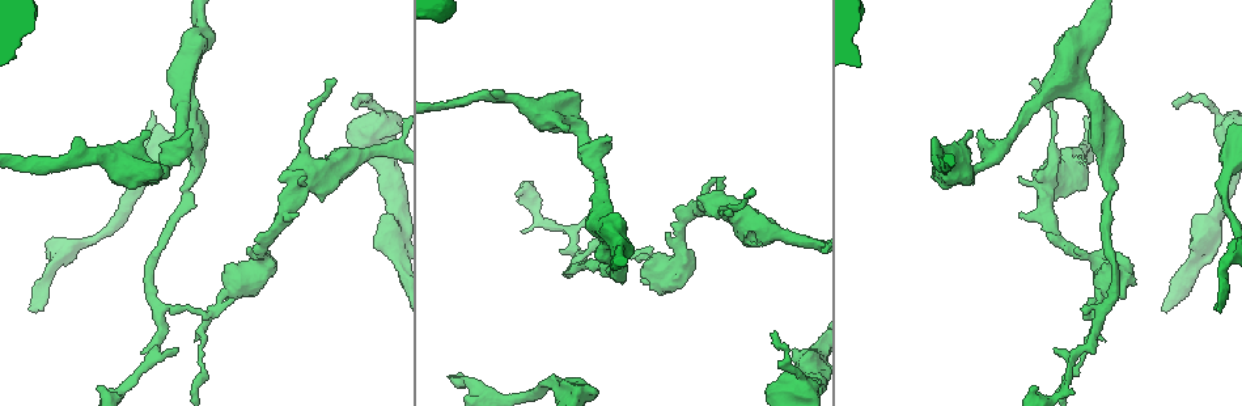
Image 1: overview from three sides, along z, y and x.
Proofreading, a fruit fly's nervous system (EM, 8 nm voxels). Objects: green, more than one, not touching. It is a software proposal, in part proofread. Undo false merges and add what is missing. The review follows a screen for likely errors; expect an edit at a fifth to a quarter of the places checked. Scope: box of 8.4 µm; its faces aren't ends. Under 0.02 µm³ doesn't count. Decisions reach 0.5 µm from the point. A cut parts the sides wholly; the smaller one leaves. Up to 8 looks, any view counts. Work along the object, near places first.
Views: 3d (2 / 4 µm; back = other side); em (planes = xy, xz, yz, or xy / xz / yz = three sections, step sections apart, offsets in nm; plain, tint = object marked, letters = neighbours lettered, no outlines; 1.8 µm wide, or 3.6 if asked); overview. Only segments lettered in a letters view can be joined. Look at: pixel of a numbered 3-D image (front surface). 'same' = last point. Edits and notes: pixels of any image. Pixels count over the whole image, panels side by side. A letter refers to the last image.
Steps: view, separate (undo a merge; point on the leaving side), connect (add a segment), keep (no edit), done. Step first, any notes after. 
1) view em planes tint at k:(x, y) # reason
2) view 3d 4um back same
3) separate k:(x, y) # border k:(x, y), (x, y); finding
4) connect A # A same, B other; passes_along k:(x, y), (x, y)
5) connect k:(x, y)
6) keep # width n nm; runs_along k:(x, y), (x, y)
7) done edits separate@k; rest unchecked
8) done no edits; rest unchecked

view 3d 2um at 1:(1216, 311)

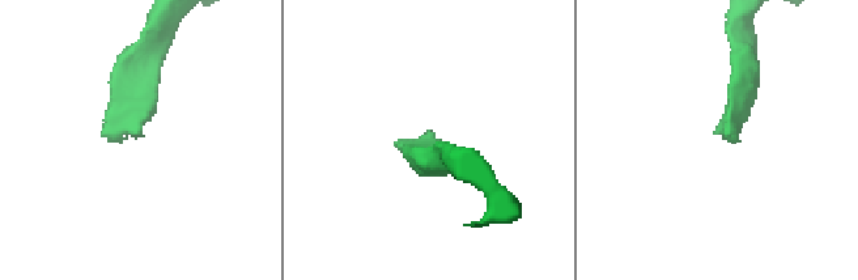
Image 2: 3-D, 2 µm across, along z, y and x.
view em planes letters at 2:(103, 131) # shape alone is not enough

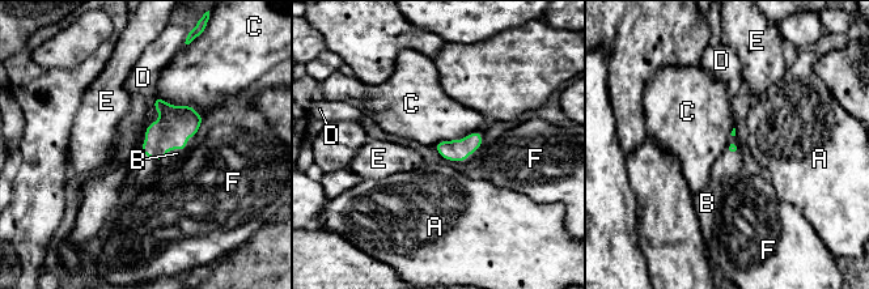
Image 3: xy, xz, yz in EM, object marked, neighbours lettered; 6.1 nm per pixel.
connect B # A other, B same, C other, D other, E other, F other; passes_along 3:(161, 135), (155, 158), (177, 153); the neuron continues

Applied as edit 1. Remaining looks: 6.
view overview # redraw

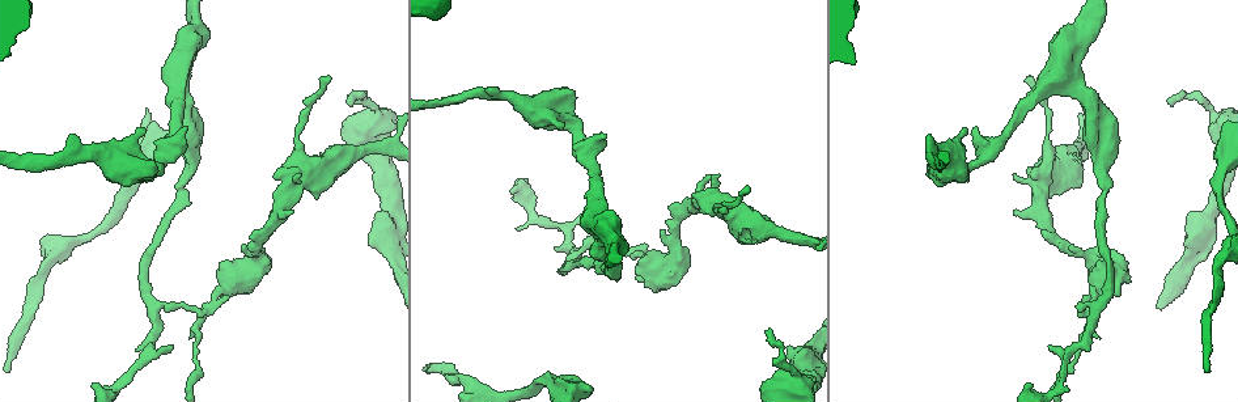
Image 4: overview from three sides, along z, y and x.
view em planes tint at 4:(1088, 312) # a fork

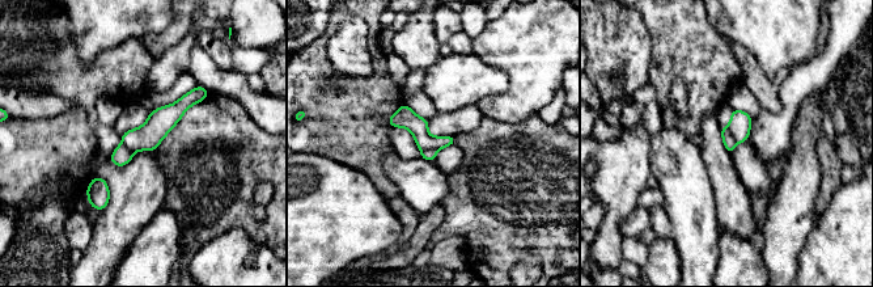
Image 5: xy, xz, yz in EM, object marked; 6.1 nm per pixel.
view em planes letters same # what lies round it

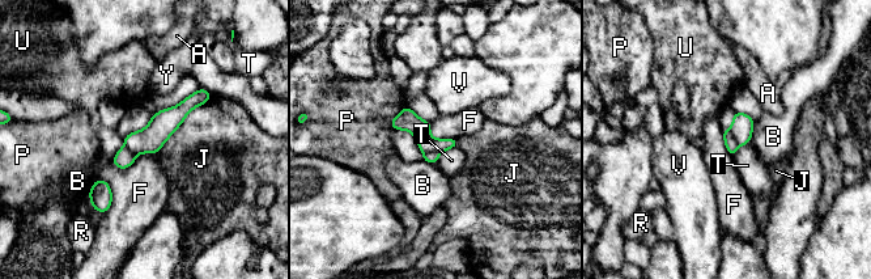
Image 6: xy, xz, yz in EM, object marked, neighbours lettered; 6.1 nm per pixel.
separate 6:(432, 157) # width 130 nm; A other, B other, F other, J other, P other, R other, T other, U other, V other, Y other; border 6:(438, 152), (424, 153); a second neuron is stuck on

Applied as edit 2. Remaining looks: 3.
view em planes plain at 4:(94, 385) # free end

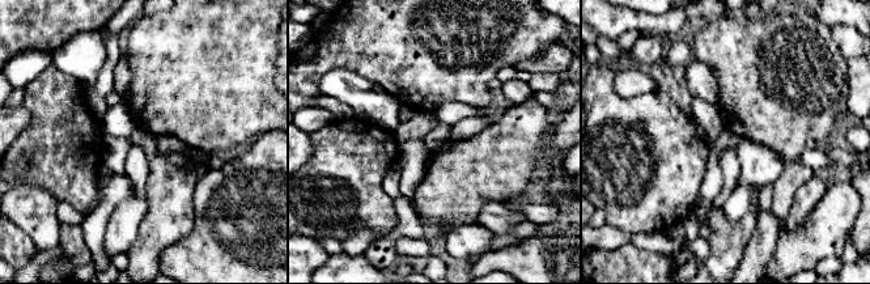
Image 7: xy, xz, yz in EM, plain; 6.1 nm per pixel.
view em planes tint same

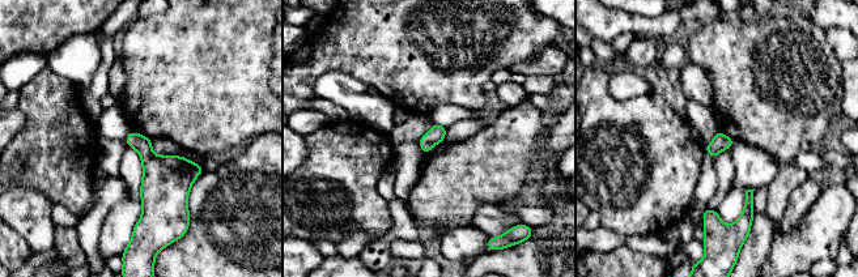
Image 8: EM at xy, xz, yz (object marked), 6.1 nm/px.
view em planes letters same

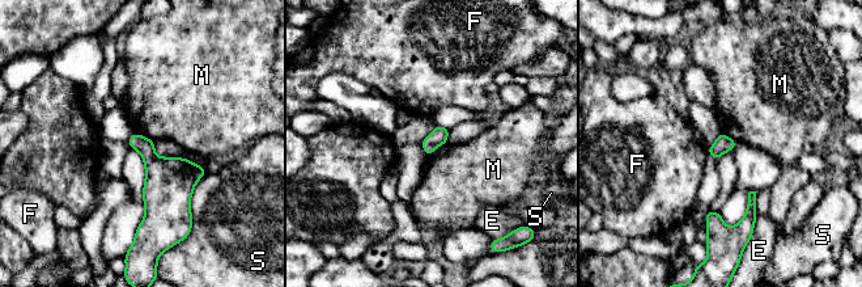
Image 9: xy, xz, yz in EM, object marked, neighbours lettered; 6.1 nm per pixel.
keep # E other, F other, M other, S other; border 9:(445, 143), (428, 155); no lettered segment goes on from it

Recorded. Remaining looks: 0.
done edits connect@3, separate@6; rest unchecked

